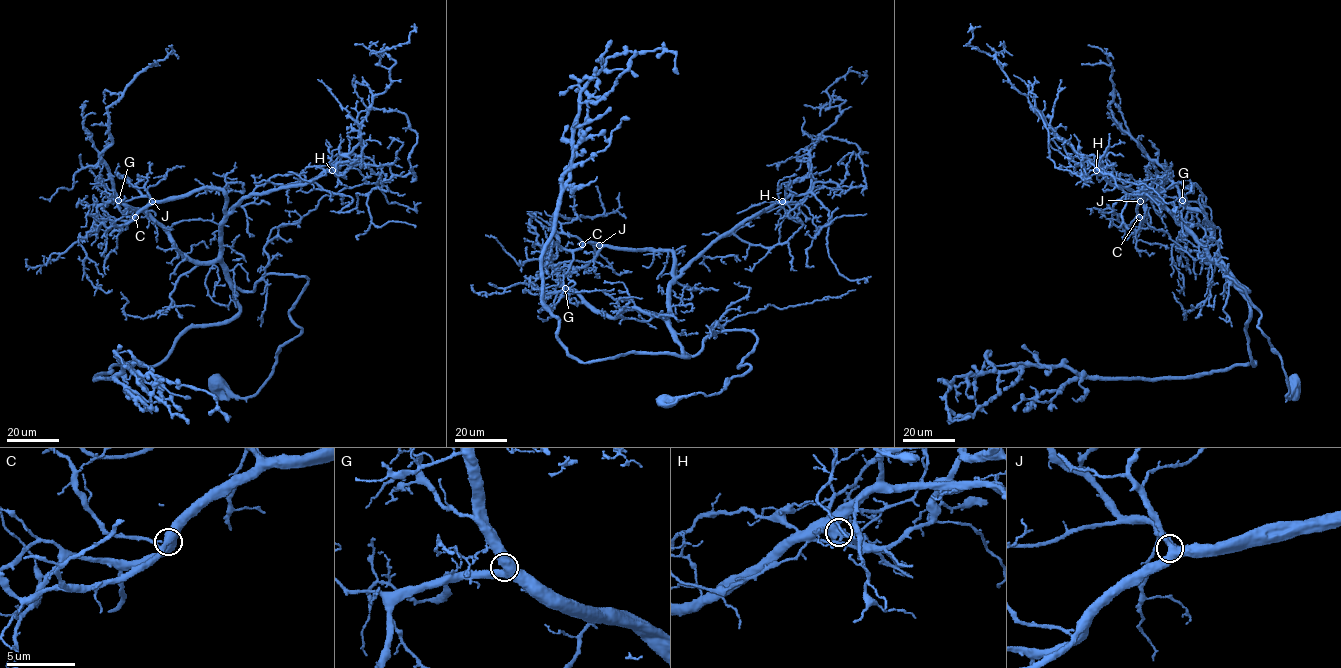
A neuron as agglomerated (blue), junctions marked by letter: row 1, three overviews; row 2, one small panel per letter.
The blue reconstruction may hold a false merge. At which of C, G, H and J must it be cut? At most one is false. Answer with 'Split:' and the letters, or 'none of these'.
Split: H

